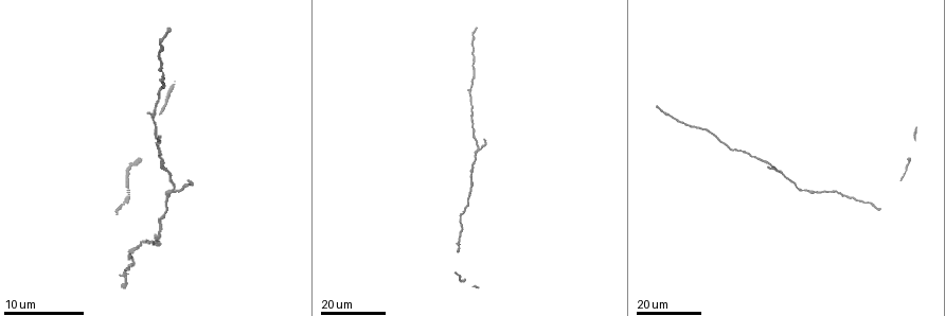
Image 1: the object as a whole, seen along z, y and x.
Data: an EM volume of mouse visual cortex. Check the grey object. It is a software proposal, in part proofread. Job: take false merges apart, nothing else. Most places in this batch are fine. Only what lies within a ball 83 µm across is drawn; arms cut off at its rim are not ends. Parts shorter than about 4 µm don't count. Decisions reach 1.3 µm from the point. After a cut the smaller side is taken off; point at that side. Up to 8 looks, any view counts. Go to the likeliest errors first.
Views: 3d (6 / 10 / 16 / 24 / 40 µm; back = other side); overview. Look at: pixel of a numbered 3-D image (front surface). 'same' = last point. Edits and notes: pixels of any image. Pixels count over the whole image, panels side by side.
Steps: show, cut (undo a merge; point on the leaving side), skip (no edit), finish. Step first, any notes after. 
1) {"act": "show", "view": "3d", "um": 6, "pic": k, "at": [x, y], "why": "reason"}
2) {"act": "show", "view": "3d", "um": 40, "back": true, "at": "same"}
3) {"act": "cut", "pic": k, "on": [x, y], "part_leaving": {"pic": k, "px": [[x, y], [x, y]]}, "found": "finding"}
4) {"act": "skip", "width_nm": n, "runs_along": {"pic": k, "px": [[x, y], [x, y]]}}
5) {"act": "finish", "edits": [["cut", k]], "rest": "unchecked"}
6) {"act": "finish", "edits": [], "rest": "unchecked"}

{"act": "show", "view": "3d", "um": 24, "pic": 1, "at": [778, 171], "why": "a fork"}

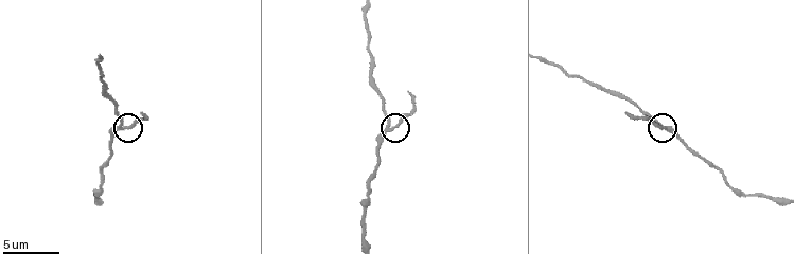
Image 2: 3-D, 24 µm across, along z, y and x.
{"act": "show", "view": "3d", "um": 10, "pic": 2, "at": [392, 127], "why": "closer look"}

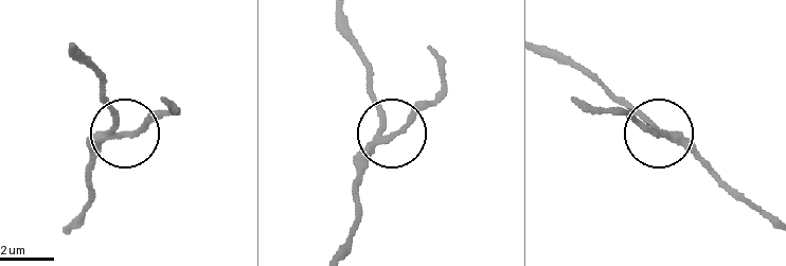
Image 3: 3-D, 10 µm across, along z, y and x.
{"act": "skip", "side_arm_um": 5, "runs_along": {"pic": 3, "px": [[346, 244], [357, 169], [442, 88]]}, "found": "continuous, no second cell"}

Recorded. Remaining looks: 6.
{"act": "show", "view": "3d", "um": 16, "pic": 1, "at": [847, 197], "why": "sudden change in width"}

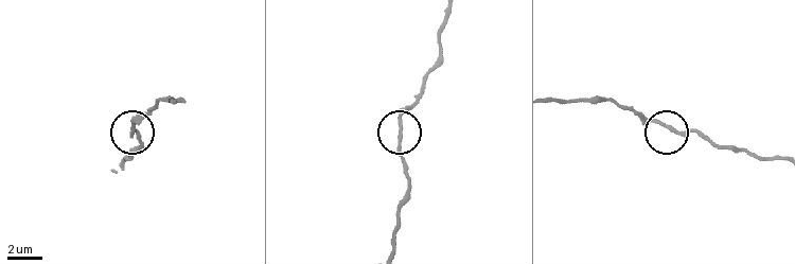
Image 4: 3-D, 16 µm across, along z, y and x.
{"act": "show", "view": "3d", "um": 6, "pic": 4, "at": [660, 125]}

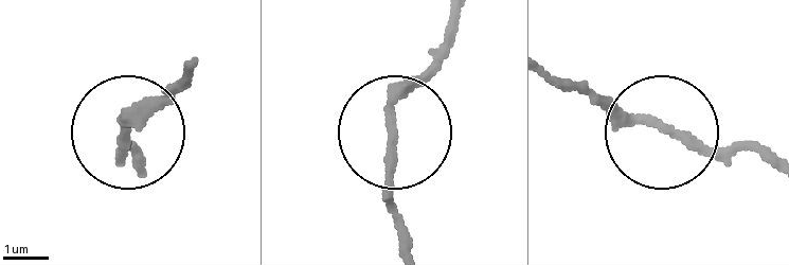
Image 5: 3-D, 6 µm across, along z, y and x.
{"act": "skip", "runs_along": {"pic": 5, "px": [[452, 19], [445, 54], [392, 122], [404, 247]]}, "found": "all the same cell"}

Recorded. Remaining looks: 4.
{"act": "show", "view": "3d", "um": 24, "pic": 1, "at": [715, 136]}

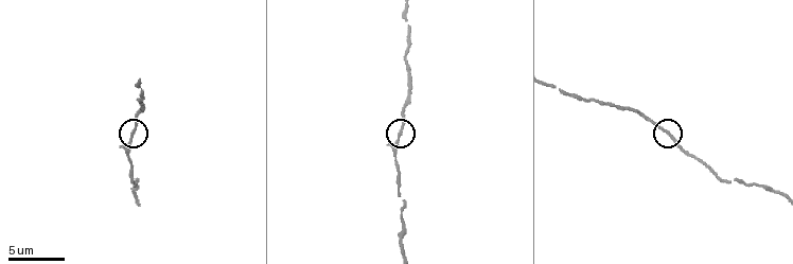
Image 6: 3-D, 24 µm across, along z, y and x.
{"act": "show", "view": "3d", "um": 10, "pic": 6, "at": [675, 142]}

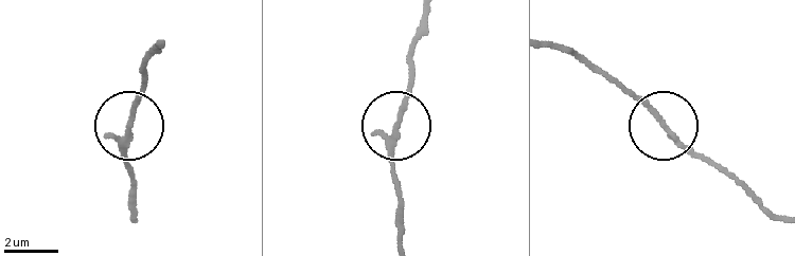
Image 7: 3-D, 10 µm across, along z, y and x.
{"act": "skip", "runs_along": {"pic": 7, "px": [[134, 217], [127, 128], [141, 76]]}, "found": "all the same cell"}

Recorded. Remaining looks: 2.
{"act": "show", "view": "3d", "um": 16, "pic": 1, "at": [469, 199], "why": "narrows sharply"}

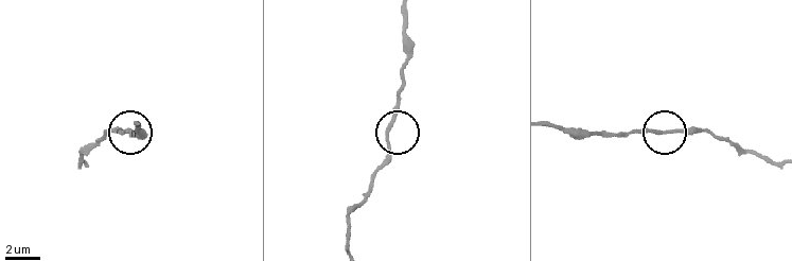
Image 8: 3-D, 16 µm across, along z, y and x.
{"act": "show", "view": "3d", "um": 10, "pic": 8, "at": [386, 138]}

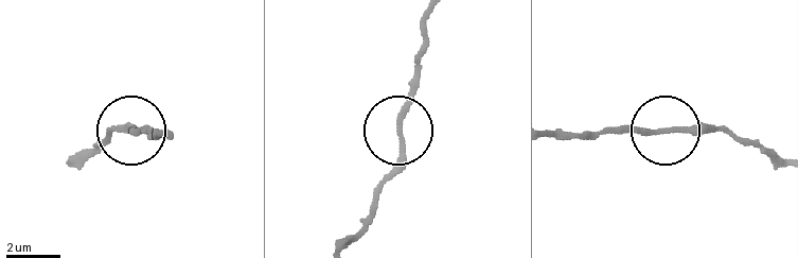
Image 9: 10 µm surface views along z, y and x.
{"act": "skip", "found": "continuous, no second cell"}

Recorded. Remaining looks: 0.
{"act": "finish", "edits": [], "rest": "unchecked"}

